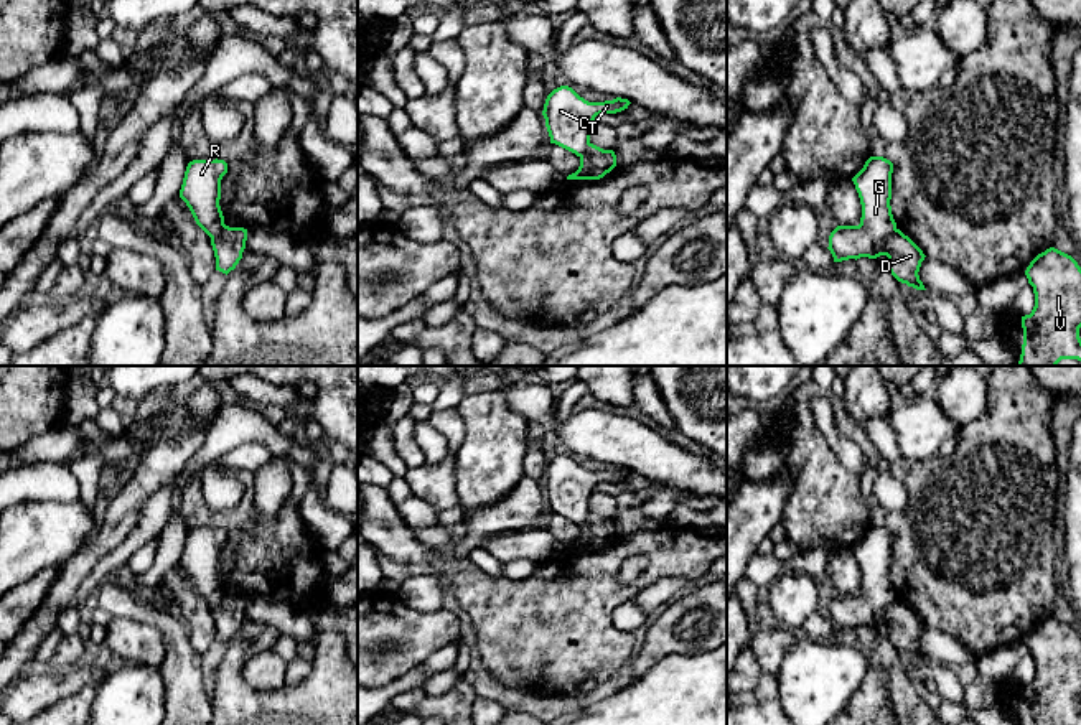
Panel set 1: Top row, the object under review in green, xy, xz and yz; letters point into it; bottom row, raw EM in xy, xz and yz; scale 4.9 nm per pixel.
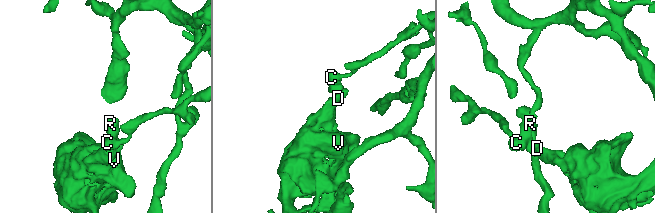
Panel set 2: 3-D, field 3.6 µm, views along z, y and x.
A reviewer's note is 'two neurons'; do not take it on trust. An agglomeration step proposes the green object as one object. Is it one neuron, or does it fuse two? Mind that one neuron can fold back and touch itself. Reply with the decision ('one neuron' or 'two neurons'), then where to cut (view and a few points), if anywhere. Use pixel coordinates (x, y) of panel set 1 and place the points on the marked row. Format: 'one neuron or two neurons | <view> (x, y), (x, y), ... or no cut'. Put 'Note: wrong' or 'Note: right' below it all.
two neurons | yz (895, 228), (877, 244), (875, 256)
Note: right

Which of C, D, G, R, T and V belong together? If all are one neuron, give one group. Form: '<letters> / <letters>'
C G R T / D V

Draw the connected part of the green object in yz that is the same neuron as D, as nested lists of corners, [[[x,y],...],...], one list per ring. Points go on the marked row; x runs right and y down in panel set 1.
[[[895,229],[890,236],[878,241],[877,257],[880,255],[888,257],[888,270],[898,282],[916,290],[926,290],[918,275],[926,255],[900,229]]]

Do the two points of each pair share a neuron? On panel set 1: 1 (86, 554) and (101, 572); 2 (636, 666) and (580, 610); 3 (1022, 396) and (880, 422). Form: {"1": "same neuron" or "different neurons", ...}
{"1": "different neurons", "2": "different neurons", "3": "different neurons"}

